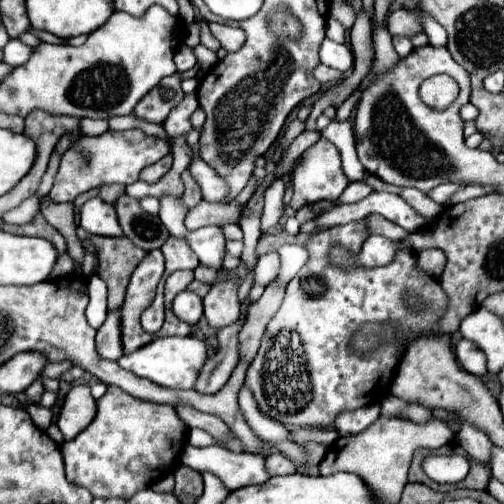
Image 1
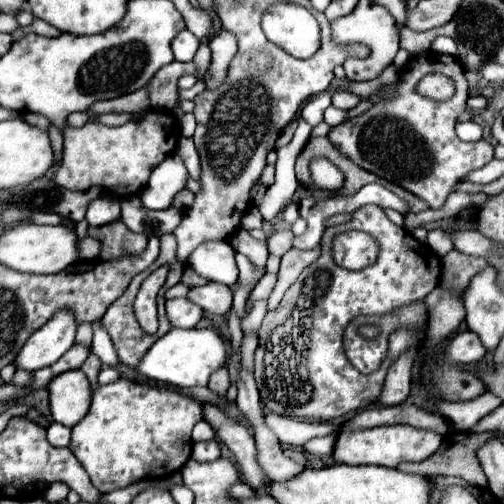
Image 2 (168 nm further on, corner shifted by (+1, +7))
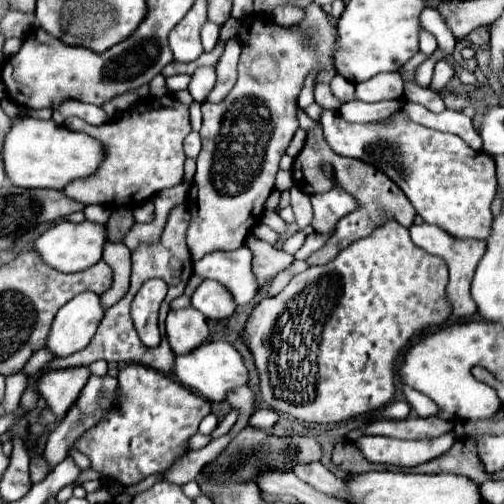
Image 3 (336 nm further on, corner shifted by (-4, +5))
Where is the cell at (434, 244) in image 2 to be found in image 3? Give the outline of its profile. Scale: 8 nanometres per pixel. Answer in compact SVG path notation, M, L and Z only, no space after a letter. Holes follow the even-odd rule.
M322 110L320 124L324 128L324 138L330 144L330 148L348 158L358 158L364 162L370 162L378 170L386 172L386 176L396 182L402 192L408 196L408 200L414 204L416 212L422 216L426 224L436 224L448 234L454 234L454 238L480 238L486 240L492 226L492 200L496 196L496 166L494 160L484 154L482 150L470 150L466 142L462 142L454 134L444 134L420 124L414 124L406 120L402 112L392 114L390 124L350 124L334 110Z

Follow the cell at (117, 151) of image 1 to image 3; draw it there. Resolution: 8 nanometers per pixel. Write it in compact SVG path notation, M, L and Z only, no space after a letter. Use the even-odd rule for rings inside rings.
M174 94L162 98L146 98L144 104L134 104L122 112L116 120L102 126L92 126L82 118L68 118L64 122L68 130L78 130L98 138L106 146L106 158L94 178L70 182L64 194L82 204L106 204L106 206L140 206L164 188L178 186L184 176L184 150L182 140L192 132L188 106L178 102Z

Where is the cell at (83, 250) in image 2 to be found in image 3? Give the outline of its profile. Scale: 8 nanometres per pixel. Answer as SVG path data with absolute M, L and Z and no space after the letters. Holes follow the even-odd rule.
M106 242L106 250L104 250L104 258L106 264L112 266L114 270L114 286L110 288L110 292L114 294L102 294L102 306L106 306L106 310L110 306L114 306L114 302L118 302L126 292L128 292L128 286L130 286L130 250L124 246L124 244L112 244L112 242Z

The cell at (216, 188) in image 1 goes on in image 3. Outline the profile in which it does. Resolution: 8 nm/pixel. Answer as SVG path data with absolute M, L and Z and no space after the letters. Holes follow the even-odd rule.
M190 132L186 138L184 138L184 152L186 156L190 158L196 158L200 154L200 134L198 132Z

